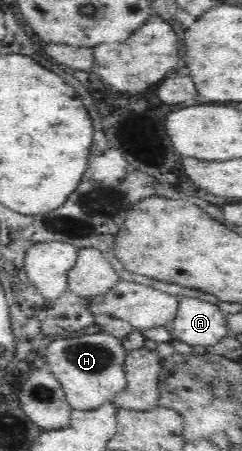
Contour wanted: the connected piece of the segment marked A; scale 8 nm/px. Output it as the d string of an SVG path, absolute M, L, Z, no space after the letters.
M179 297L175 317L167 323L166 329L172 340L180 339L191 347L216 345L226 337L225 315L214 304L198 298Z

